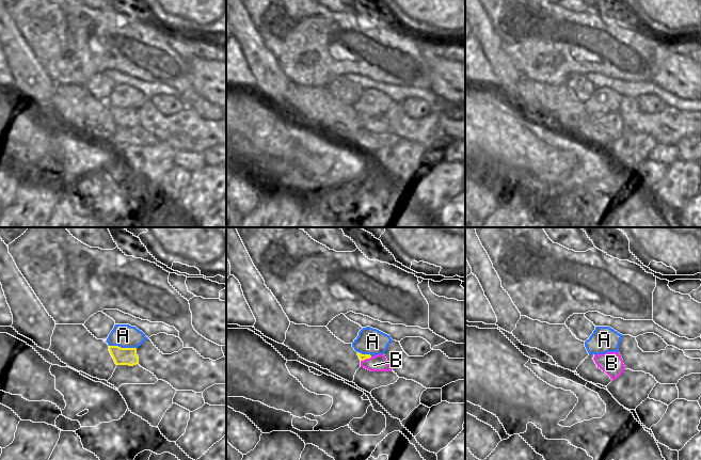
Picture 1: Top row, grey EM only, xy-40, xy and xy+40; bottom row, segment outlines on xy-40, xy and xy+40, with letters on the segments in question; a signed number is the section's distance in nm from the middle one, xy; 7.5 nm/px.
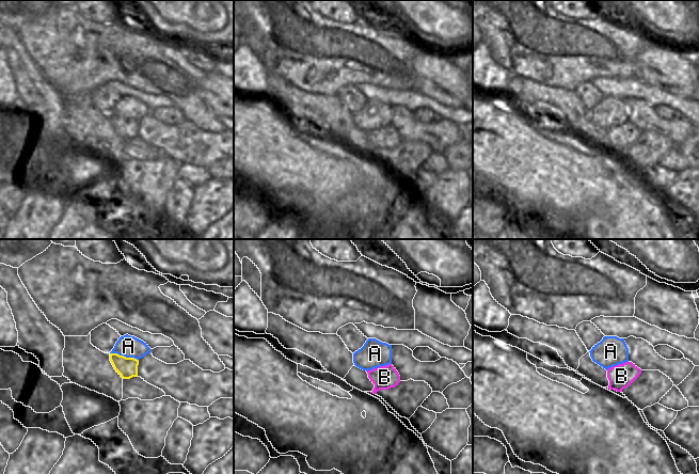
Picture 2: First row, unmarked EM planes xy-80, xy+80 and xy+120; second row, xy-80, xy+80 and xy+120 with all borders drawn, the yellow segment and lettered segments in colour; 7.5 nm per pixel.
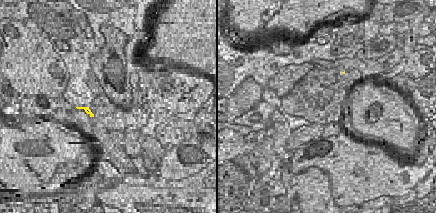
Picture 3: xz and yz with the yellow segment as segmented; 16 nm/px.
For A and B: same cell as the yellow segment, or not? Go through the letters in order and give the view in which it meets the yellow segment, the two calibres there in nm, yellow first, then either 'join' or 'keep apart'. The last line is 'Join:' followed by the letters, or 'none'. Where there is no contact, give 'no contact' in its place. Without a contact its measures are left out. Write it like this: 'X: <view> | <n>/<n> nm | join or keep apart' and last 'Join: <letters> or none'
A: xy-40 | 130/180 nm | keep apart
B: xy | 50/130 nm | join
Join: B

